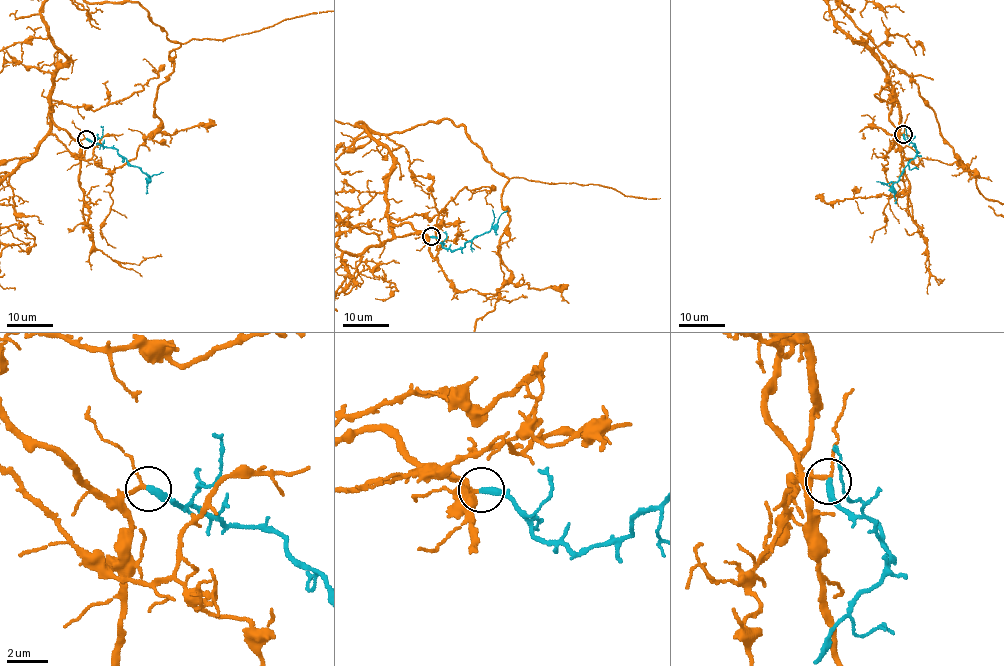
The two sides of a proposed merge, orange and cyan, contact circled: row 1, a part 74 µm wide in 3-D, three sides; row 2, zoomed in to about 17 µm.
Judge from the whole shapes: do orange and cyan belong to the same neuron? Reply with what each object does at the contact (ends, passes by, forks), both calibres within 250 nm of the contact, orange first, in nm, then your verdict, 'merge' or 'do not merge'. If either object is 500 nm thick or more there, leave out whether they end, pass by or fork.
orange passes by | cyan ends | 170/360 nm | merge

